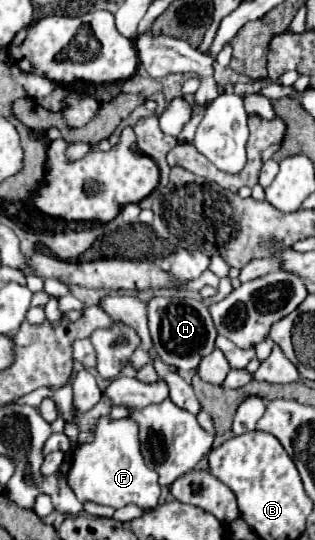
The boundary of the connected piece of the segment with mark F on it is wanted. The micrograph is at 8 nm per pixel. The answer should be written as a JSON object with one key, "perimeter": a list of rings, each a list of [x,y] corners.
{"perimeter":[[[109,414],[97,420],[97,426],[93,428],[93,442],[79,444],[73,452],[67,484],[81,502],[97,502],[113,508],[123,508],[127,504],[155,508],[161,492],[157,472],[143,460],[137,422],[131,416],[115,420]]]}

